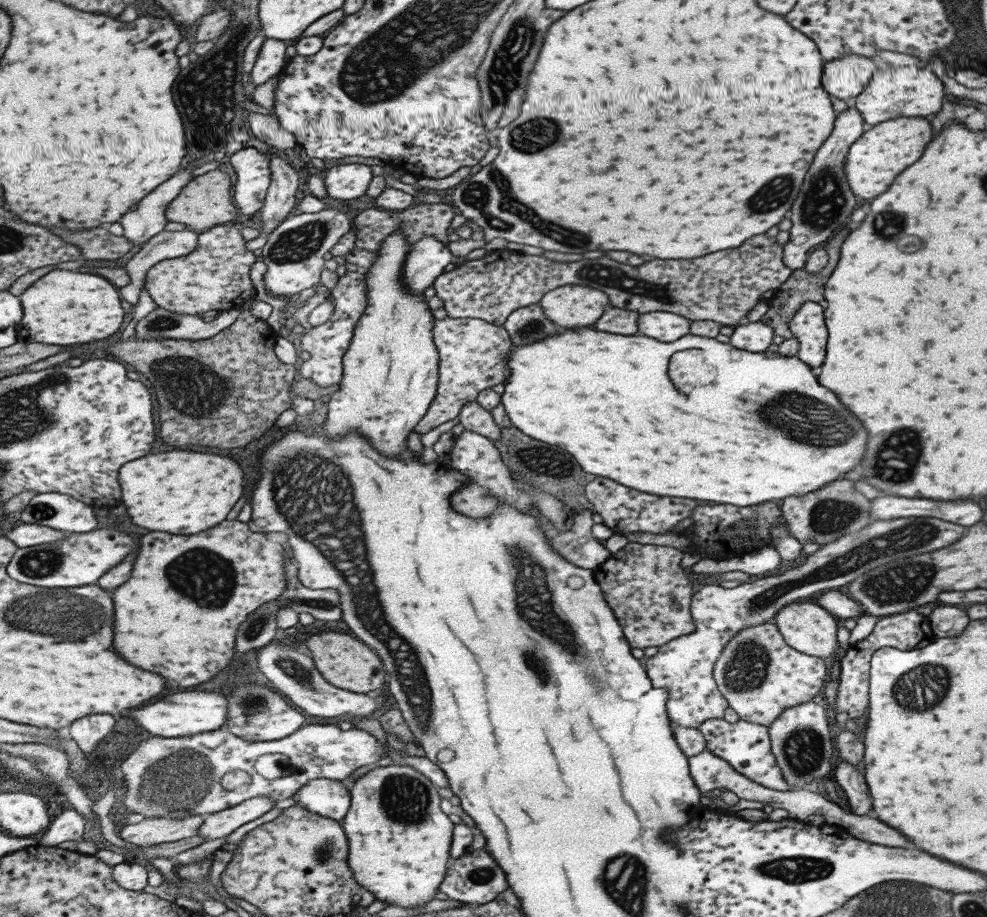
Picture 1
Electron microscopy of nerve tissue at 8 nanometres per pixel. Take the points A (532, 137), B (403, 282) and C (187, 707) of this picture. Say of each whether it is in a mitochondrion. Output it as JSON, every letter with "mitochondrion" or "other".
{"A":"mitochondrion","B":"other","C":"other"}

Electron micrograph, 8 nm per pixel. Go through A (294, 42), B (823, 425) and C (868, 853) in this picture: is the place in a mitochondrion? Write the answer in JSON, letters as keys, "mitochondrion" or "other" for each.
{"A":"other","B":"mitochondrion","C":"other"}

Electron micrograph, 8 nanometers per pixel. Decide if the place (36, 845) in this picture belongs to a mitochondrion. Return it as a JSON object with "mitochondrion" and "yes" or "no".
{"mitochondrion":"no"}

